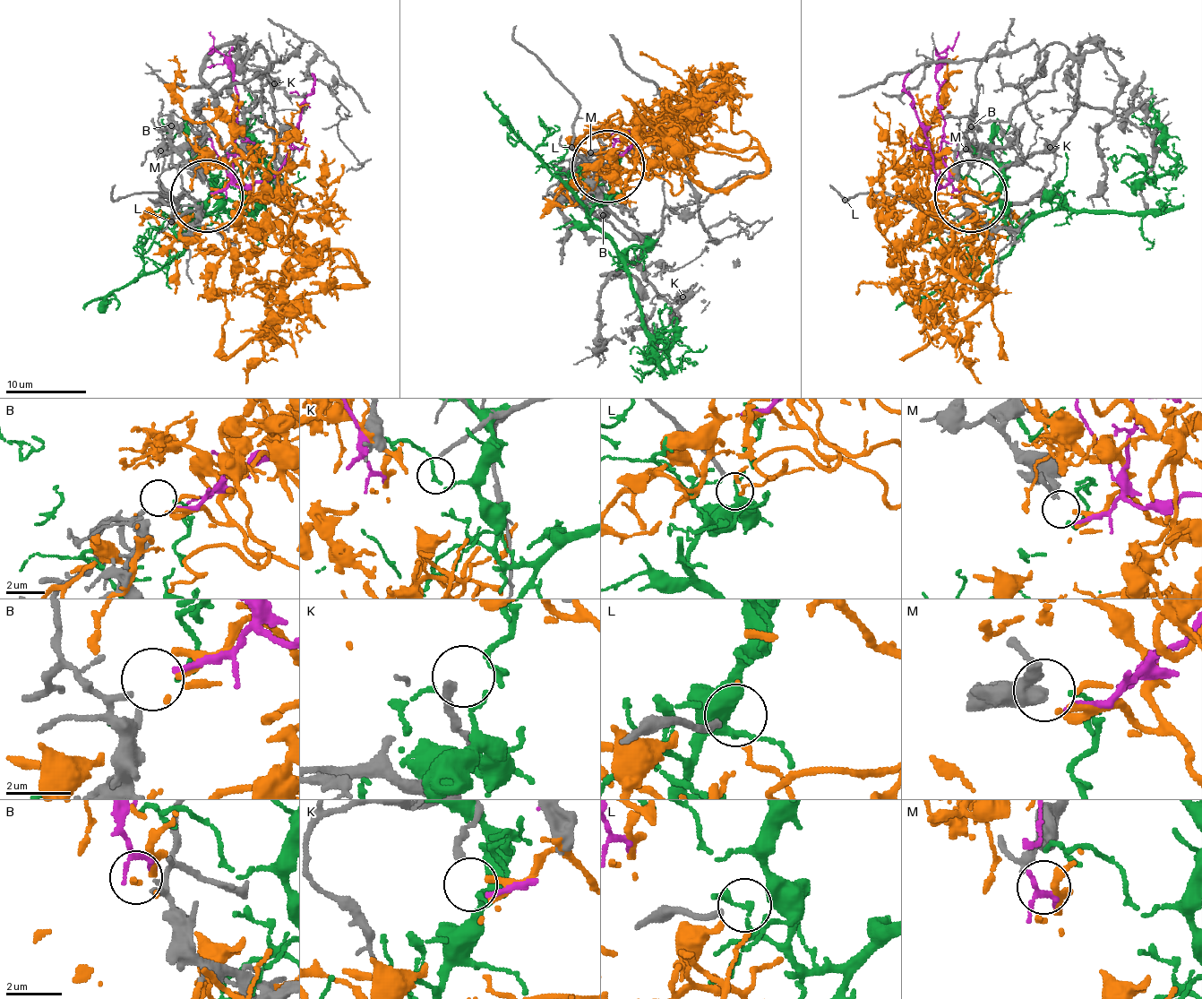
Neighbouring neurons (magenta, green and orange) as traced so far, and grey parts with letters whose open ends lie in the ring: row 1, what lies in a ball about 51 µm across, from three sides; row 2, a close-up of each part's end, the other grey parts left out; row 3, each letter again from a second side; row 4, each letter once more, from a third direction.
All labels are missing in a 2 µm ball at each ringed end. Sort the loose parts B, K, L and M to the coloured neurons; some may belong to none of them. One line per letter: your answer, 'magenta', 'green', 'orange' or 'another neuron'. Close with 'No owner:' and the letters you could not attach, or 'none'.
B: another neuron
K: another neuron
L: another neuron
M: orange
No owner: B, K, L

